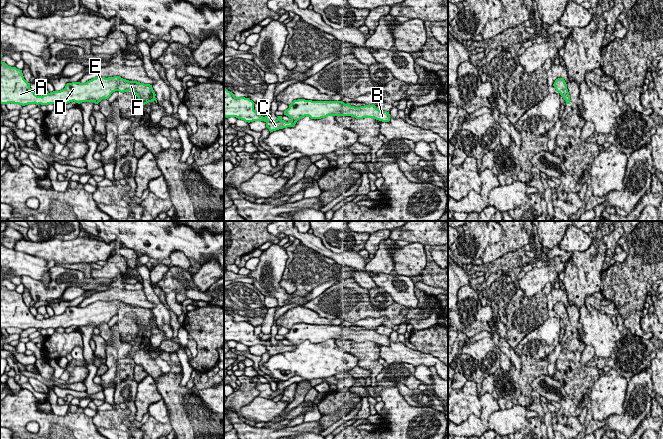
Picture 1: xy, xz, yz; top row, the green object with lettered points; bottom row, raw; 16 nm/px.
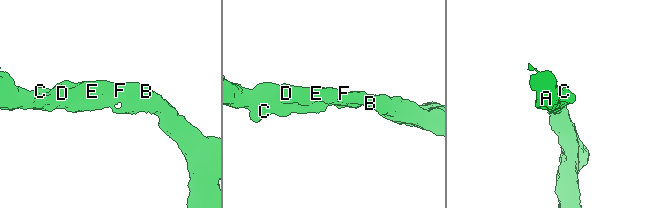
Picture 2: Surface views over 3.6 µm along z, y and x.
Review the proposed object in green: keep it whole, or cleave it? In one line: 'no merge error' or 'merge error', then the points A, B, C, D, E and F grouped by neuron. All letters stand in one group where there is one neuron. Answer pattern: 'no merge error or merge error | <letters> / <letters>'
no merge error | A B C D E F

